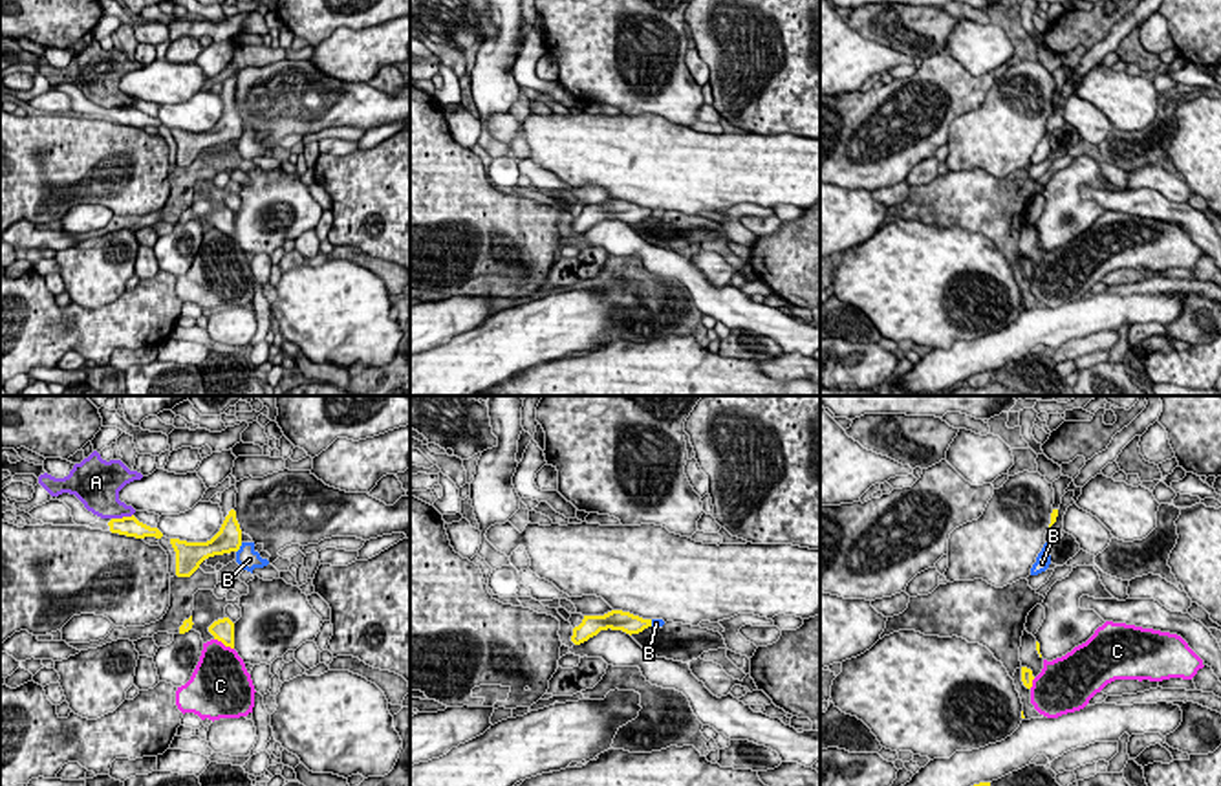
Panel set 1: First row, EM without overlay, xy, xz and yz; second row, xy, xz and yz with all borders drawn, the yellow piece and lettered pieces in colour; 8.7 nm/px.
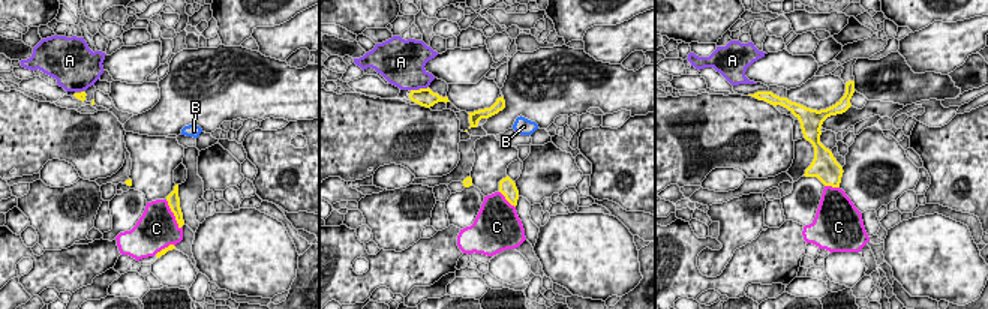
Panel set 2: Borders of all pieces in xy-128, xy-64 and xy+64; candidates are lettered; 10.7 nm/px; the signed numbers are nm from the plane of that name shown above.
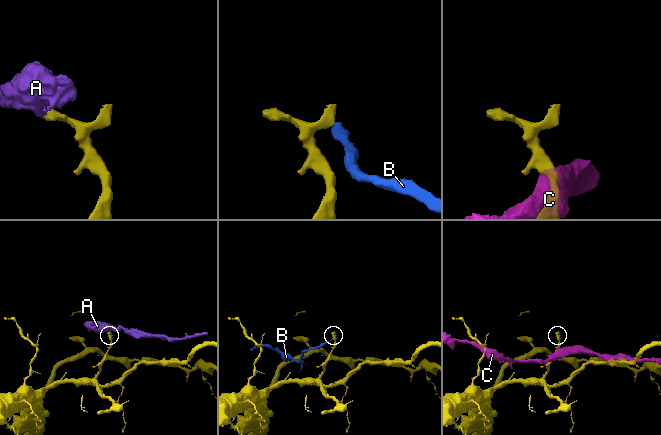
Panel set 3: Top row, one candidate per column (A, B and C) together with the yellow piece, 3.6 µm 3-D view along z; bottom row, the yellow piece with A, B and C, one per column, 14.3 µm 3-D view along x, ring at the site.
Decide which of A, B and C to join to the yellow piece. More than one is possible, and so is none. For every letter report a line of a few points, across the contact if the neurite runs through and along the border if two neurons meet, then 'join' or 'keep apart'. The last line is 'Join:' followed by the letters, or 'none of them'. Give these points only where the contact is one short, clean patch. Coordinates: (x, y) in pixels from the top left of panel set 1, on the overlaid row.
A: xy (132, 513), (112, 519) | keep apart
B: xy (242, 543), (237, 552) | keep apart
C: keep apart
Join: none of them

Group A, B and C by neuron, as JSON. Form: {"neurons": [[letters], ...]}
{"neurons": [["A"], ["B"], ["C"]]}

